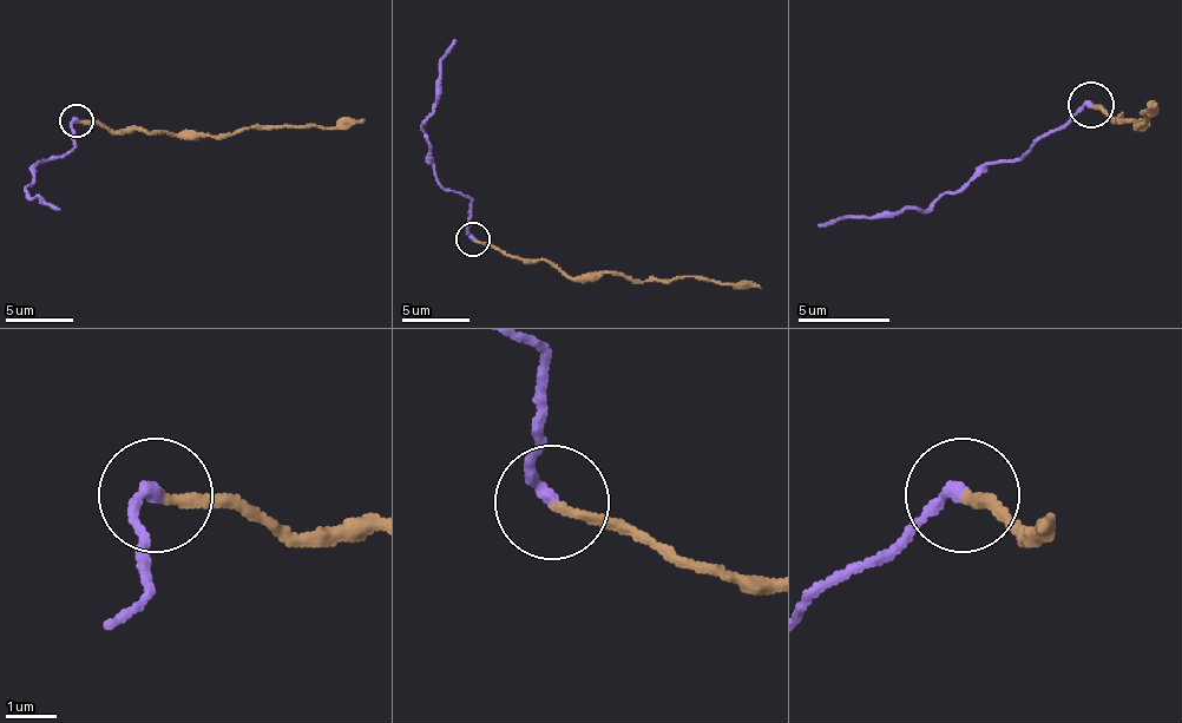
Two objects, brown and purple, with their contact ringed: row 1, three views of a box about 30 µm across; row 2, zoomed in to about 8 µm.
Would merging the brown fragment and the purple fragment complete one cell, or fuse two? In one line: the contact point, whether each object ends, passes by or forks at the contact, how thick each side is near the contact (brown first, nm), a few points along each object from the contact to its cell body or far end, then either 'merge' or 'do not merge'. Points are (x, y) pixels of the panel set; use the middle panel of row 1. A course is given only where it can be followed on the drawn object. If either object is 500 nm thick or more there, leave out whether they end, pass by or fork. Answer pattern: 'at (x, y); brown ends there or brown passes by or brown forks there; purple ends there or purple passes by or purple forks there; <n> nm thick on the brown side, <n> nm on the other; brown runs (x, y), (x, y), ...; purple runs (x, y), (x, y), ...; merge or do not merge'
at (473, 240); brown ends there; purple ends there; 200 nm thick on the brown side, 240 nm on the other; brown runs (473, 240), (491, 243), (511, 257), (551, 260), (571, 277), (625, 274), (649, 281), (706, 277), (760, 287); purple runs (473, 240), (467, 227), (471, 199), (437, 179), (424, 123), (437, 102), (440, 58), (453, 38); do not merge

